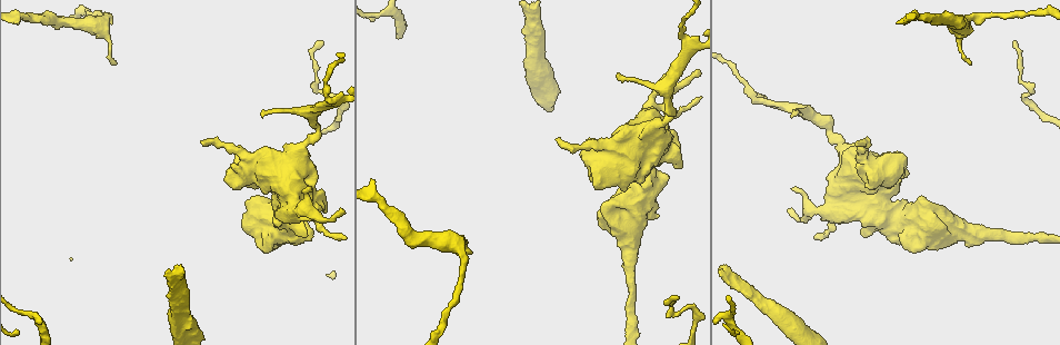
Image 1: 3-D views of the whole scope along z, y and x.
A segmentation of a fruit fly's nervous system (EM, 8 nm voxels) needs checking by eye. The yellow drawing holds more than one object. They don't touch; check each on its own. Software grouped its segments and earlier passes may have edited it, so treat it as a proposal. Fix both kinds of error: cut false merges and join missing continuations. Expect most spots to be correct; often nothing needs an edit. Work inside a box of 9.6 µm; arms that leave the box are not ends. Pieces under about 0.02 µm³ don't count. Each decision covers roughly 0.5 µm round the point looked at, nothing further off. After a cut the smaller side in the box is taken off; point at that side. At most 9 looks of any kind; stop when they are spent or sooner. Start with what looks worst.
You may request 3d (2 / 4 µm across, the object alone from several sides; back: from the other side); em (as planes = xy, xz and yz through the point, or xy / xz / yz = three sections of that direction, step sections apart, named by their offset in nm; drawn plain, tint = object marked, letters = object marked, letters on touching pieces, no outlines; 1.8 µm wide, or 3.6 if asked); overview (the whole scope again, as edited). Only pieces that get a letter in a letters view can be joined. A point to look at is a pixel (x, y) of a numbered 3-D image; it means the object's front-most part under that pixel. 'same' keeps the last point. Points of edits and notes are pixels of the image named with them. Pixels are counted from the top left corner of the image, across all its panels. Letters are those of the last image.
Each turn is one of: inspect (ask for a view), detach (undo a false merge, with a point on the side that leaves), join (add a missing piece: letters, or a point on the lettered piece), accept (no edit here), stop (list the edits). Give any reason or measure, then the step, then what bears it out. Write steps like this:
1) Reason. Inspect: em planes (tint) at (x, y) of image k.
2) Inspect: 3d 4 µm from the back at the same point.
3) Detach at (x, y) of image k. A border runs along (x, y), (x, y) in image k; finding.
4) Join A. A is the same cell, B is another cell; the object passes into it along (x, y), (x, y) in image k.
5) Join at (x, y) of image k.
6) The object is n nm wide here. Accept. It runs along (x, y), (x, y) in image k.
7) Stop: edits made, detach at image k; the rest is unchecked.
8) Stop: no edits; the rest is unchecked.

Abrupt turn. Inspect: 3d 4 µm at (394, 11) of image 1.

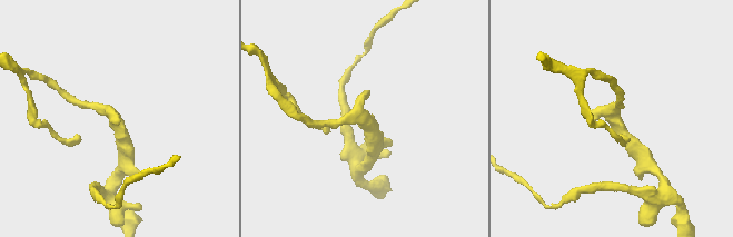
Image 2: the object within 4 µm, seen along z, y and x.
Inspect: em planes (tint) at (114, 114) of image 2.

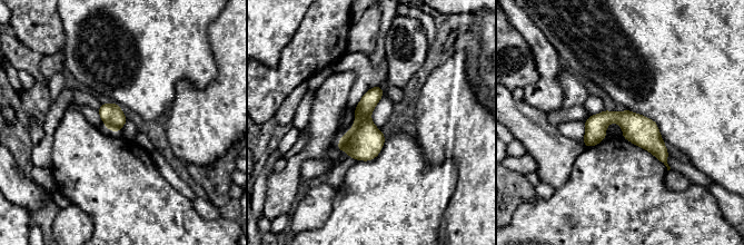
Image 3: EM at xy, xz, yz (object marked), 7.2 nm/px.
Inspect: em planes (letters) at the same point.

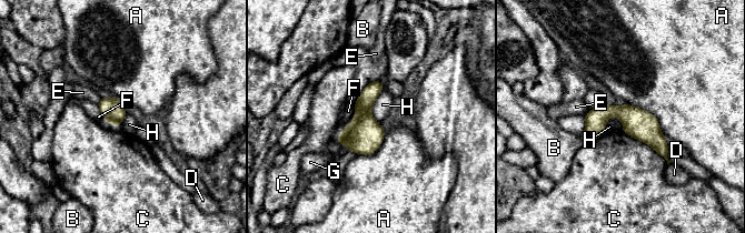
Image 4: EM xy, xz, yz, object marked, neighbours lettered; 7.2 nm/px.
Accept. A, B, C, D, E, F, G and H are other cells; it runs along (587, 118), (626, 113), (664, 153) in image 4; one neuron here.

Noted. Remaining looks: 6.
Free end. Inspect: em planes (letters) at (555, 139) of image 1.

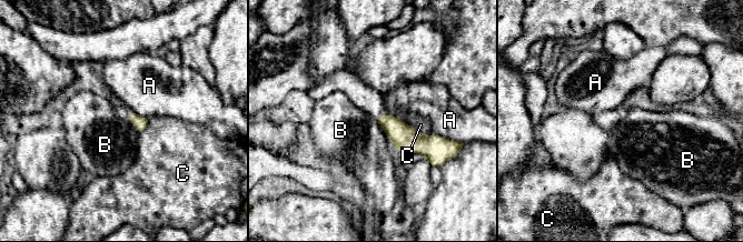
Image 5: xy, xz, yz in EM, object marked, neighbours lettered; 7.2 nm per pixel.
Accept. A, B and C are other cells; a border runs along (376, 120), (388, 139) in image 5; no lettered piece goes on from it.

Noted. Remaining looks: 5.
Three-way junction. Inspect: em 3.6 µm planes (letters) at (647, 106) of image 1.

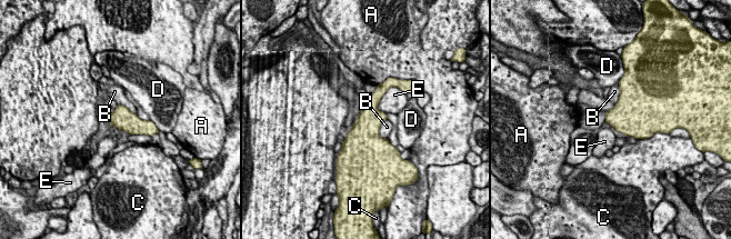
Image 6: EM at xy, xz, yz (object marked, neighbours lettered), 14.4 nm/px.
The object is 320 nm wide here. Accept. A, B, C, D and E are other cells; a border runs along (616, 105), (607, 111) in image 6; all the same neuron.

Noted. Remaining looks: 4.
Sharp bend. Inspect: em xy step 8 (tint) at (321, 91) of image 1.

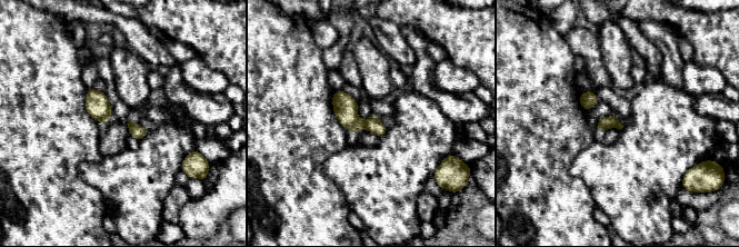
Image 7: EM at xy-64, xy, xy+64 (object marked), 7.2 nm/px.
Cut it another way. Inspect: em planes (tint) at the same point.

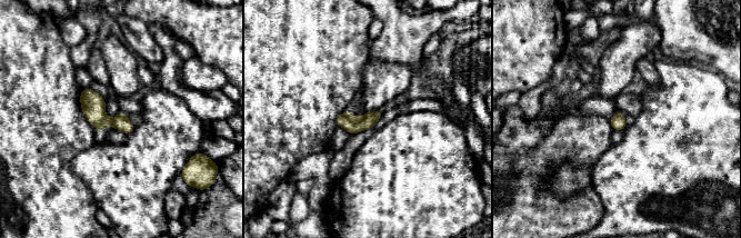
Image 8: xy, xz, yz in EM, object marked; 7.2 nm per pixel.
What lies round it. Inspect: em planes (letters) at the same point.

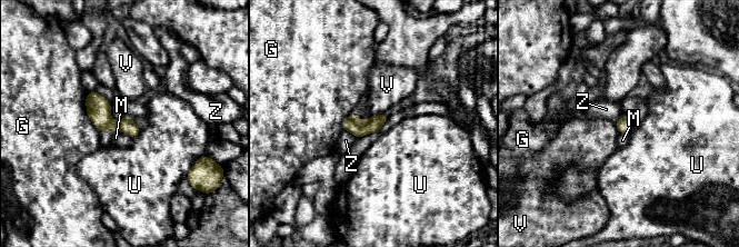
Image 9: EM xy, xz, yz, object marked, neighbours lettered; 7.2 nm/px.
Accept. G, M, U, V and Z are other cells; continuous, no second neuron.

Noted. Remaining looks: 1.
Stop: no edits; the rest is unchecked.

